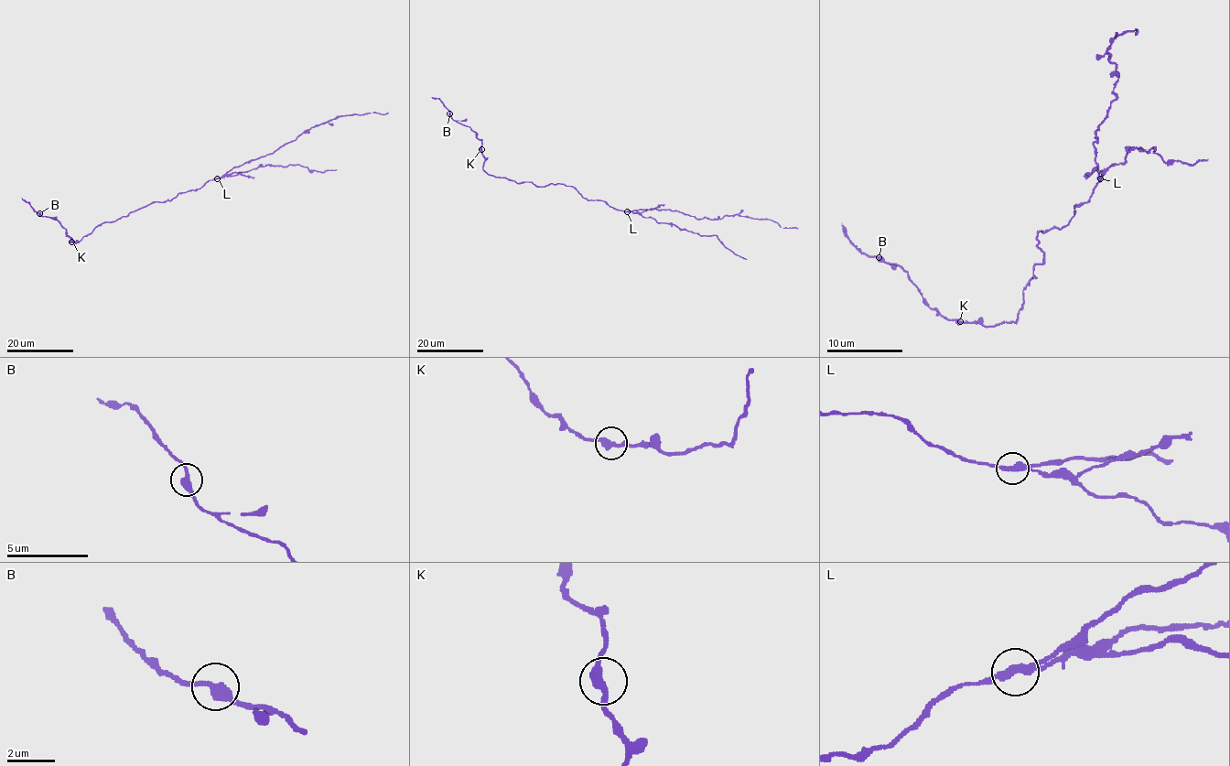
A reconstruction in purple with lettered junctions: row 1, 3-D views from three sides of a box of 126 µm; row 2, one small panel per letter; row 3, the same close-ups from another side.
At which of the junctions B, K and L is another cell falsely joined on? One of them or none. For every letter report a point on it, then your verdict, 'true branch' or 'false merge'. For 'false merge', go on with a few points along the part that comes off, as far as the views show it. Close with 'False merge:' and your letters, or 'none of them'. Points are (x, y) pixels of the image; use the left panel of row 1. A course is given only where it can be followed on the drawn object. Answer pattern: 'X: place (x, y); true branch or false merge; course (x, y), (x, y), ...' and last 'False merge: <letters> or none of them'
B: place (39, 213); true branch
K: place (71, 242); true branch
L: place (217, 178); false merge; course (217, 178), (270, 165), (306, 167), (309, 170), (323, 172), (337, 169)
False merge: L

